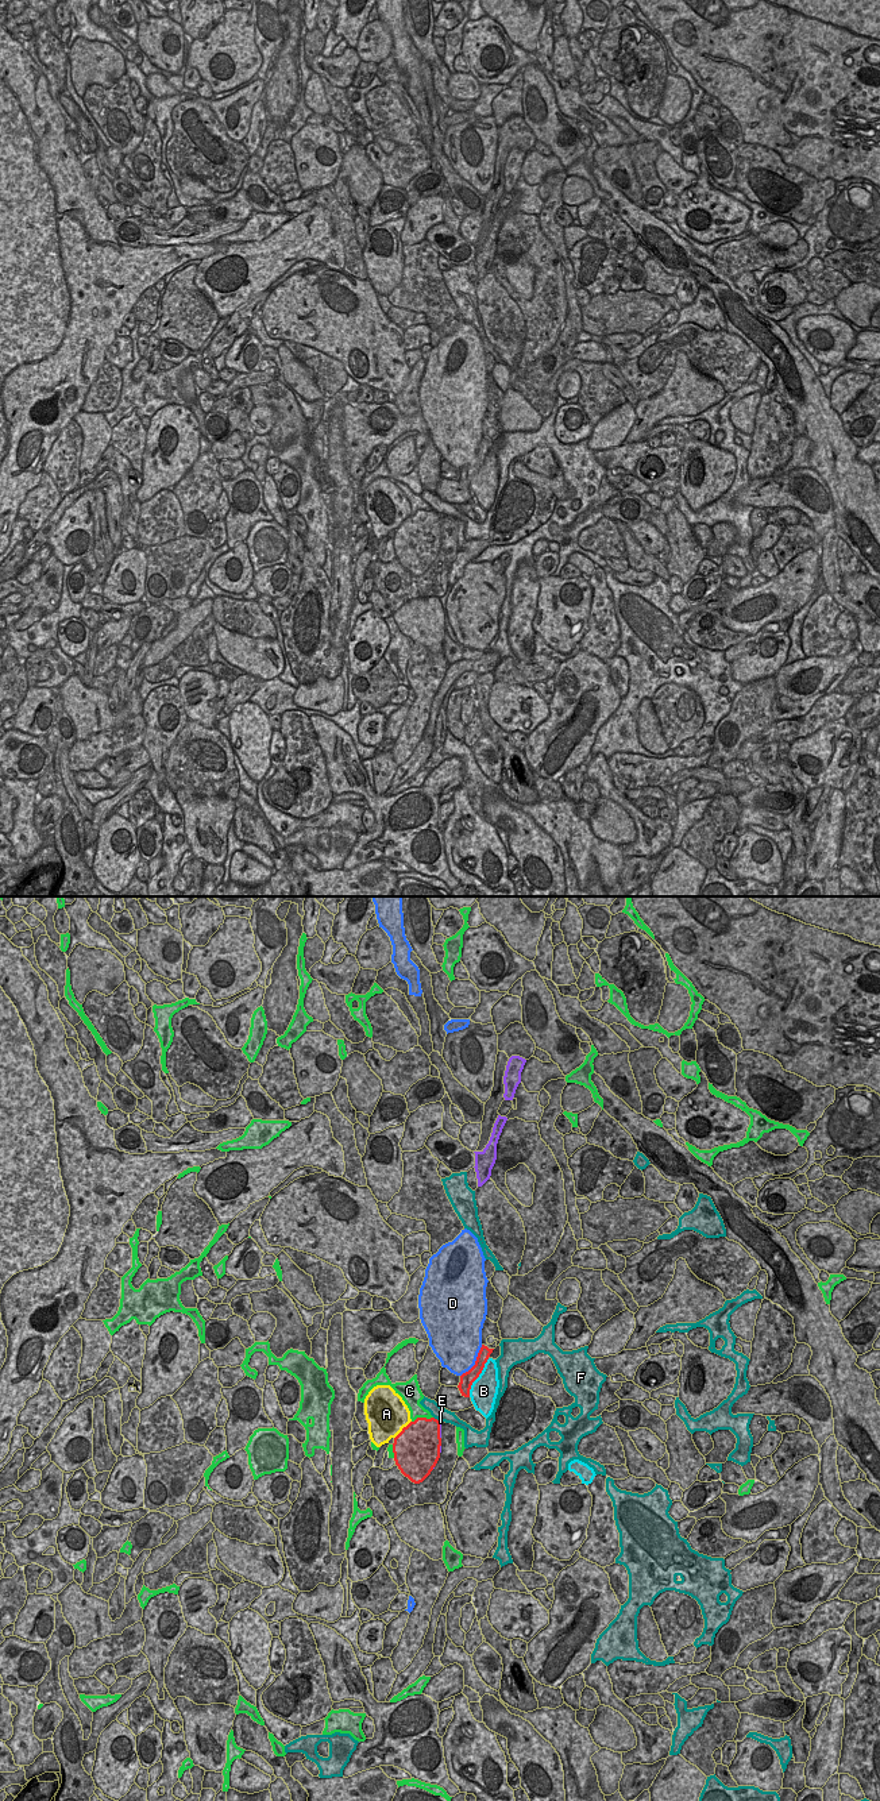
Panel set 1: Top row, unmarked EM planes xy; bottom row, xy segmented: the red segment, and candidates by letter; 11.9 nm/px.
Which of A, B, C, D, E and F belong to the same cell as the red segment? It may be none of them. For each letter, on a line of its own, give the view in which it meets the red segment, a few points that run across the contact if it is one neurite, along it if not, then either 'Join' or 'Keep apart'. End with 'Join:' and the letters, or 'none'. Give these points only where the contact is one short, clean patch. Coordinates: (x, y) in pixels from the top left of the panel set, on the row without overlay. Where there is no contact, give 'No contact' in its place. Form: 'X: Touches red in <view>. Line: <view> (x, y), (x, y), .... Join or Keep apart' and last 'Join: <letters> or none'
A: Touches red in xy. Keep apart
B: Touches red in xy. Keep apart
C: Touches red in xy. Keep apart
D: Touches red in xy. Keep apart
E: Touches red in xy. Join
F: Touches red in xy. Keep apart
Join: E

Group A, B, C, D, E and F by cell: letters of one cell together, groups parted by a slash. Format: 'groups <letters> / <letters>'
groups A / B / C / D / E / F

